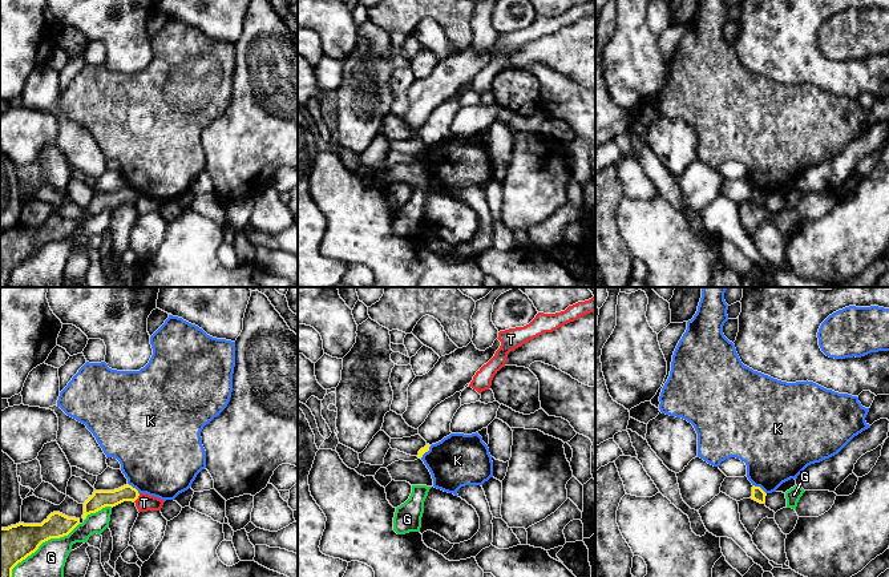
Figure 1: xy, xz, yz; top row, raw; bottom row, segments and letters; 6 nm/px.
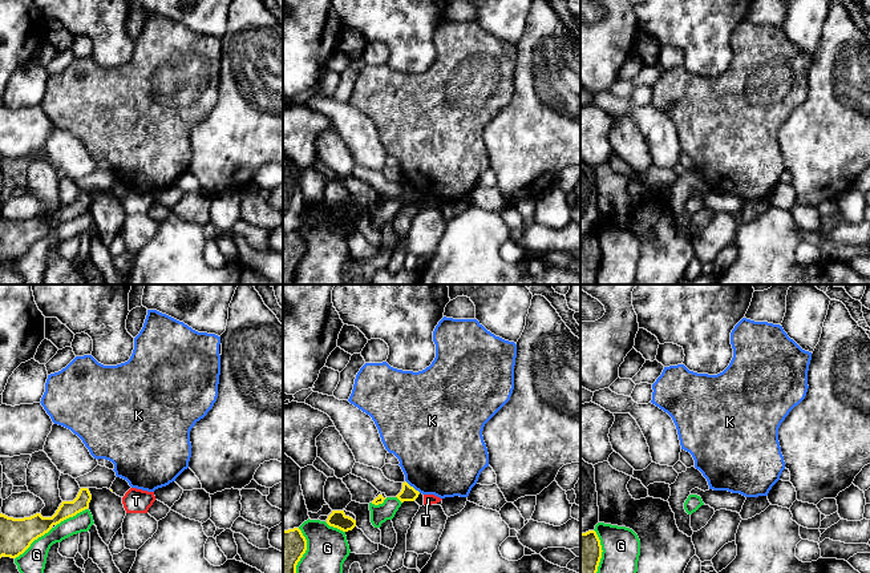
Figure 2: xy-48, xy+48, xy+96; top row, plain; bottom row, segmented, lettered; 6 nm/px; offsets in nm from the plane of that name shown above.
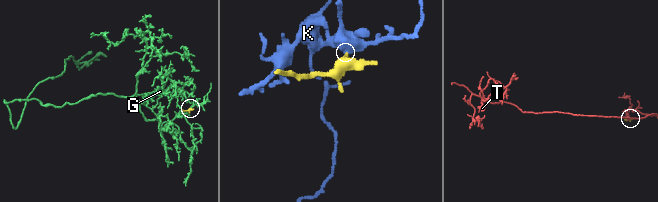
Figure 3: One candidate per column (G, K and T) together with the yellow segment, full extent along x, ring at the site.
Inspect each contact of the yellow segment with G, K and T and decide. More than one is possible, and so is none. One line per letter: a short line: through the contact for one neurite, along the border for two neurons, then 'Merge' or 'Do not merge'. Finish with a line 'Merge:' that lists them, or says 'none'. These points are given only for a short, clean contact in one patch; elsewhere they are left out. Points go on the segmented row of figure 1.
G: Do not merge
K: Line: xy (128, 483), (138, 493). Do not merge
T: Line: xy (140, 493), (133, 501). Do not merge
Merge: none

